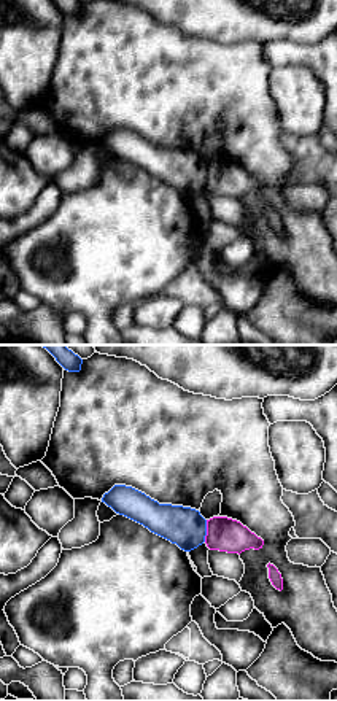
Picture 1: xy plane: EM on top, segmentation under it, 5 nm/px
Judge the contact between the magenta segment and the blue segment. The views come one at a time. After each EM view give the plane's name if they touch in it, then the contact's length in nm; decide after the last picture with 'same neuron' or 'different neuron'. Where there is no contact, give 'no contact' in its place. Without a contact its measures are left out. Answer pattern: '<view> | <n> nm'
xy | 110 nm

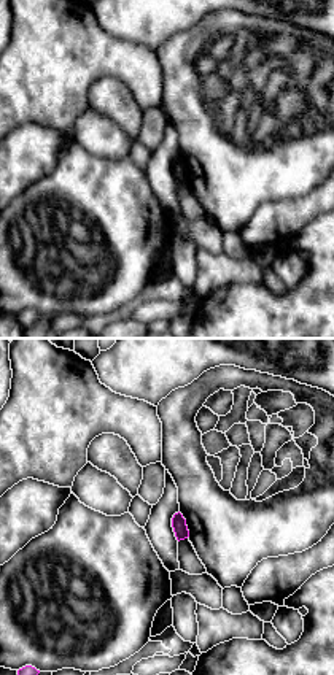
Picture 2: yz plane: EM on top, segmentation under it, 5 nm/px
no contact

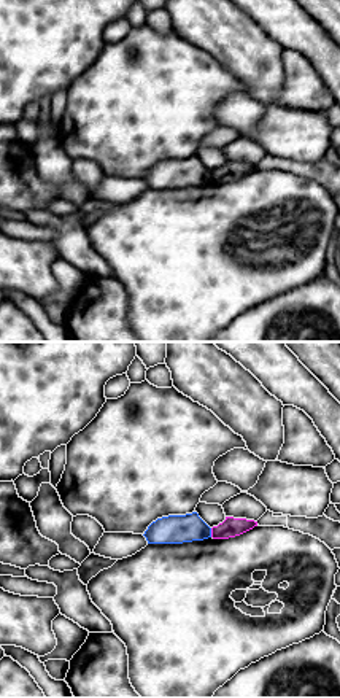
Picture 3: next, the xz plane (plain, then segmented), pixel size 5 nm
xz | 50 nm

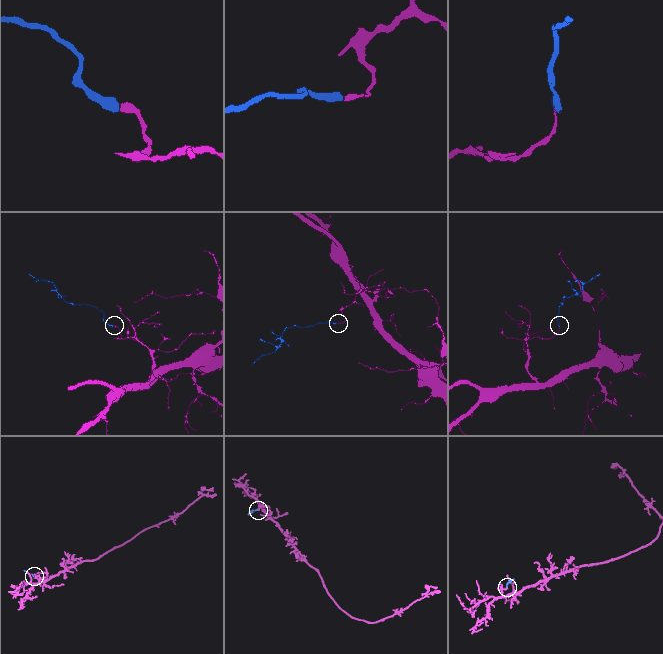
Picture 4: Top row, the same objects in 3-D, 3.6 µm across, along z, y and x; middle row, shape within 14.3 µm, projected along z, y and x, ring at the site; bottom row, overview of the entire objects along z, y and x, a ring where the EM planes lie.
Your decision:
different neuron

